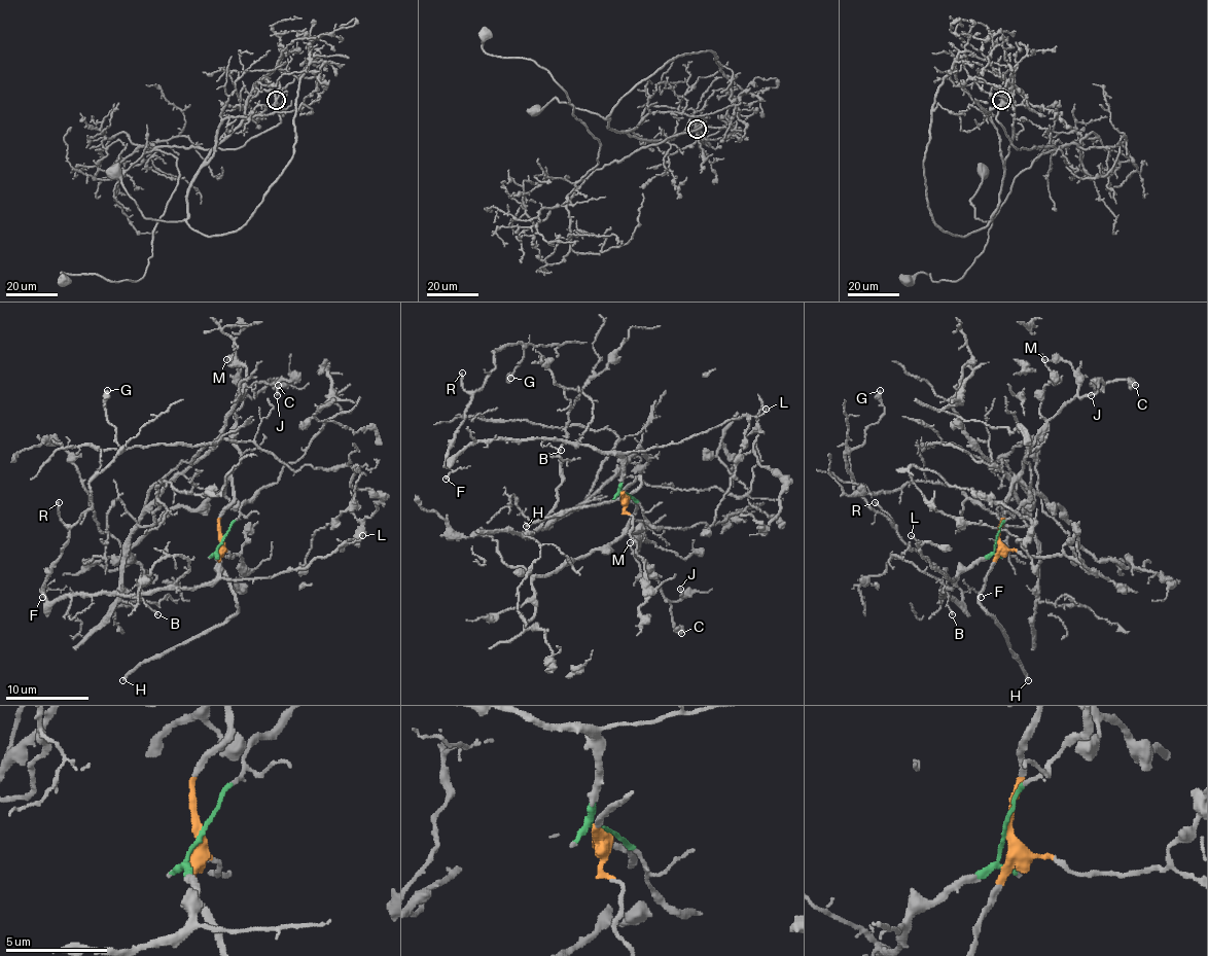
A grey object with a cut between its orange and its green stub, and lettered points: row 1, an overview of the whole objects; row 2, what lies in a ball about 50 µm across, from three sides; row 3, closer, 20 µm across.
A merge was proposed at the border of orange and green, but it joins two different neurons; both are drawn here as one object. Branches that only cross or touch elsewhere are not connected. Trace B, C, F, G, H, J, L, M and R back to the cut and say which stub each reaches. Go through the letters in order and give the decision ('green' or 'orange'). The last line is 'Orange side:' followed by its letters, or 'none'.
B: green
C: orange
F: green
G: green
H: orange
J: orange
L: green
M: orange
R: green
Orange side: C, H, J, M

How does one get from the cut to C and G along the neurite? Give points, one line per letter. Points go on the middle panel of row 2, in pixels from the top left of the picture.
C: (626, 494), (624, 500), (636, 504), (634, 518), (644, 524), (638, 532), (638, 555), (681, 634)
G: (626, 494), (622, 457), (546, 438), (469, 443), (447, 459), (492, 351), (518, 343), (511, 378)

